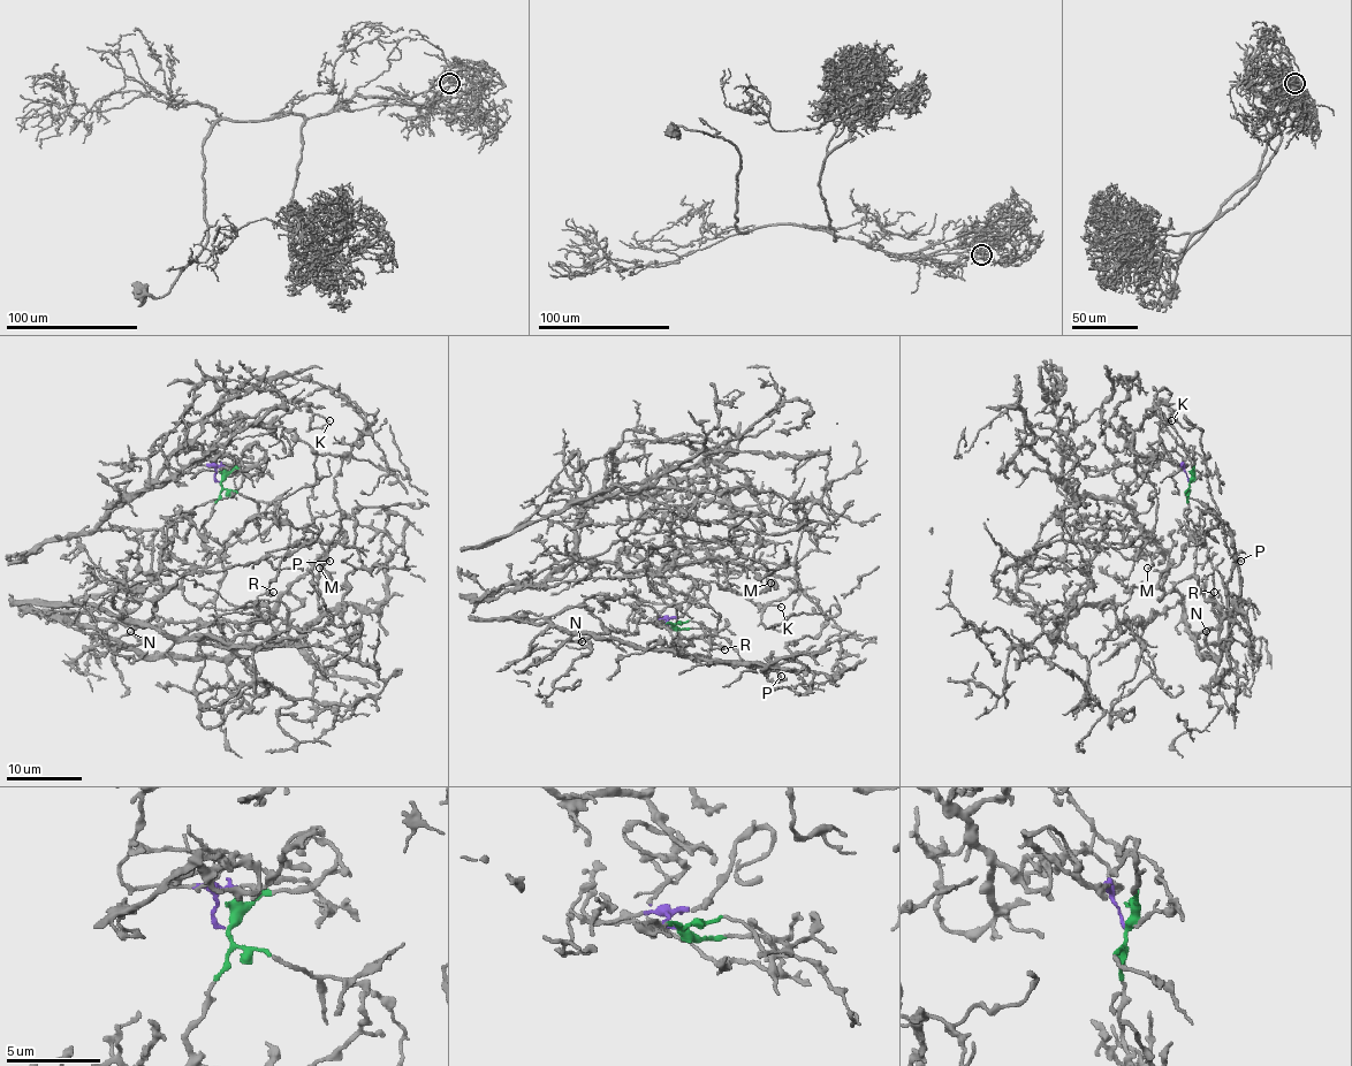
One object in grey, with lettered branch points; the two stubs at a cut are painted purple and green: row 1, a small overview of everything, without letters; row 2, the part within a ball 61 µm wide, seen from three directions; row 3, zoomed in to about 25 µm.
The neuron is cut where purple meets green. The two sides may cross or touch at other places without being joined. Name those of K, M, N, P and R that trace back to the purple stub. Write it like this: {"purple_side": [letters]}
{"purple_side": ["K", "M"]}

